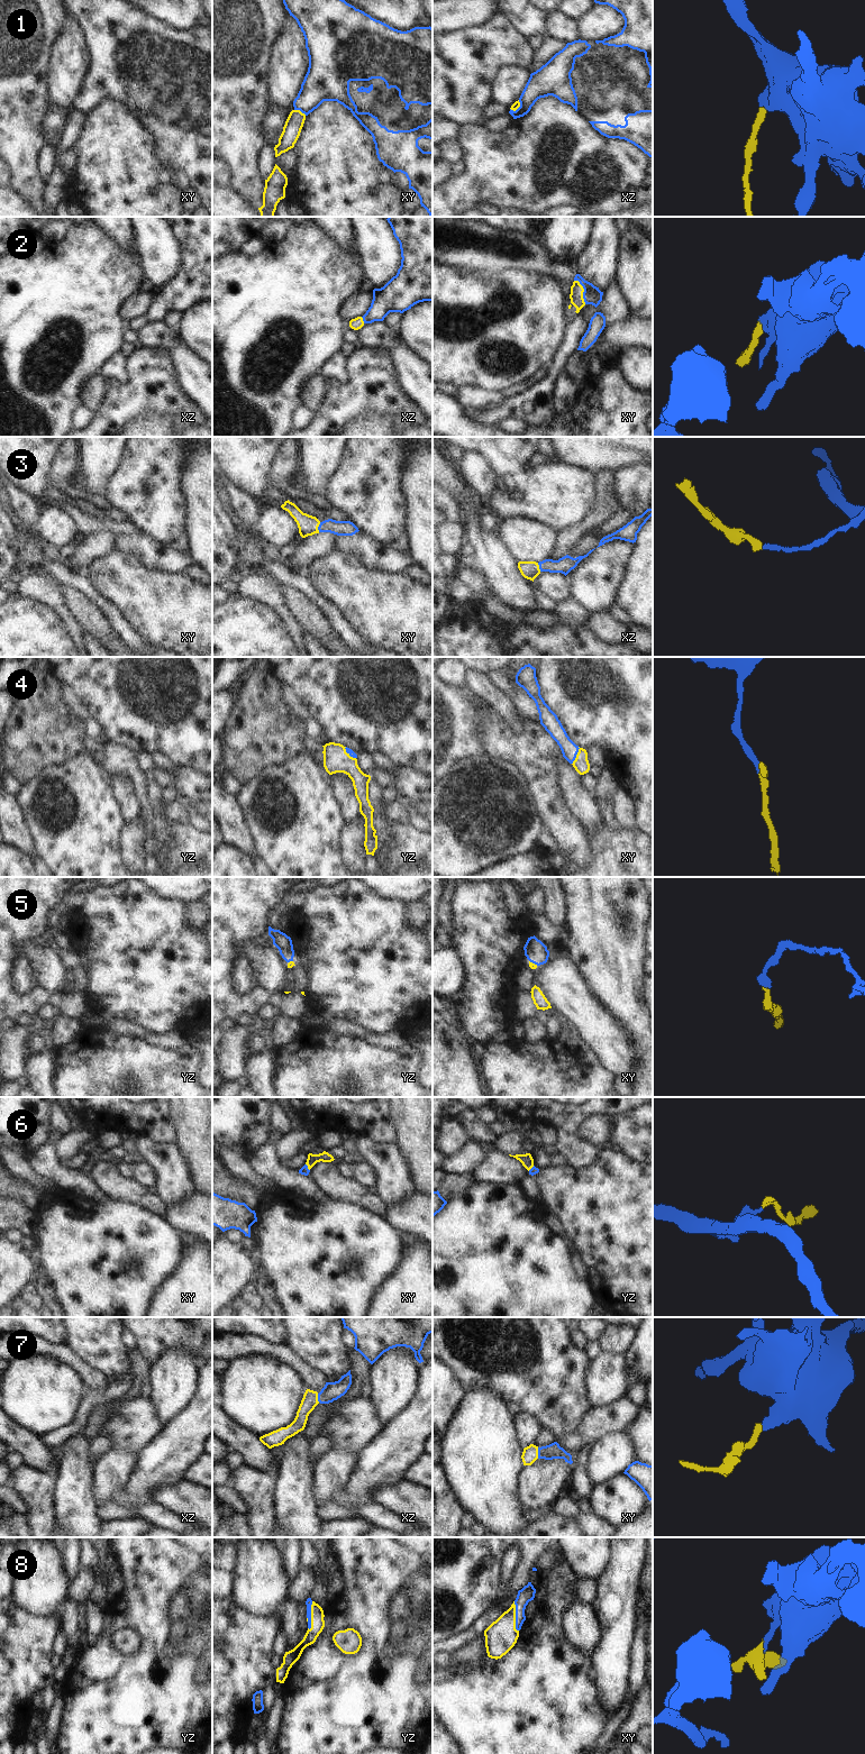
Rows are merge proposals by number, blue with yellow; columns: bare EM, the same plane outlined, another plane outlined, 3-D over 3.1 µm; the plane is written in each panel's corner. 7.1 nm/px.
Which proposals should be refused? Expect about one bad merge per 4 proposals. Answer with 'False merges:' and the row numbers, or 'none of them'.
False merges: 1

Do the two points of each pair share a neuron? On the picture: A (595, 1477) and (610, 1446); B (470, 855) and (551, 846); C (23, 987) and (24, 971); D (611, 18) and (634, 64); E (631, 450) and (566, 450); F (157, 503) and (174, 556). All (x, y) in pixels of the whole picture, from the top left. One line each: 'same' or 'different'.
A: same
B: different
C: same
D: different
E: same
F: different

